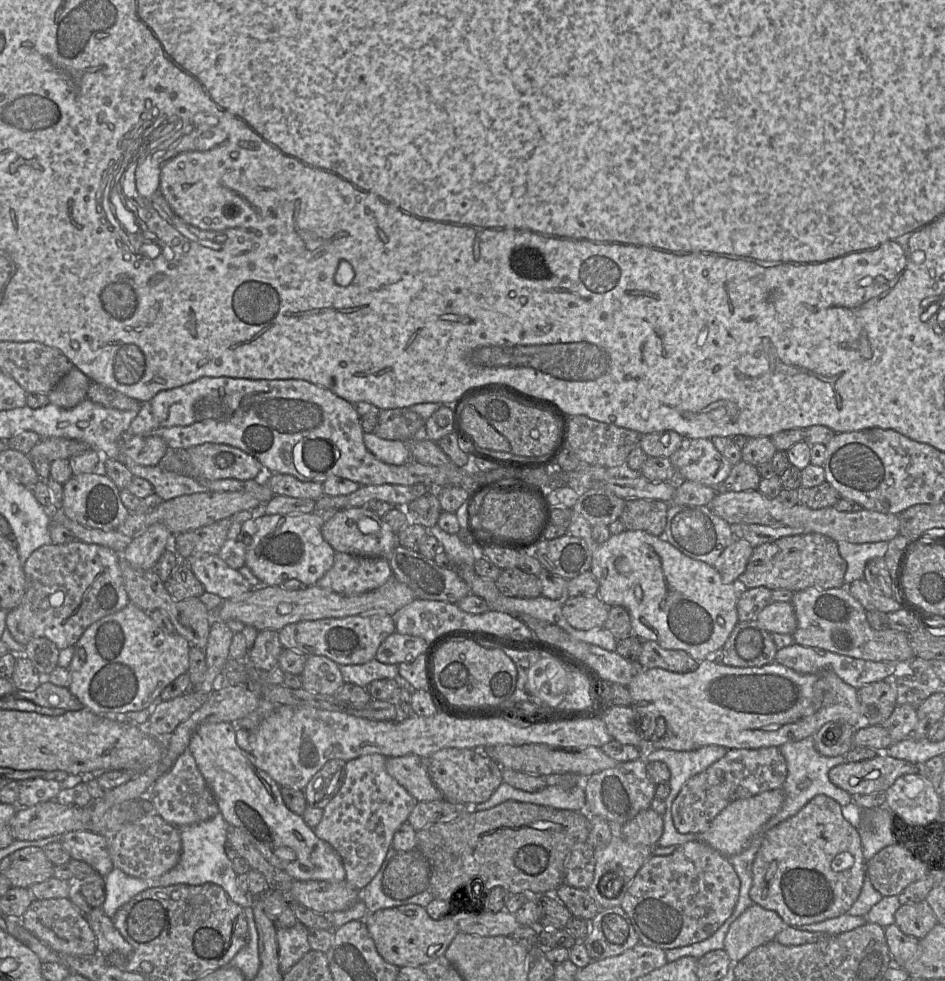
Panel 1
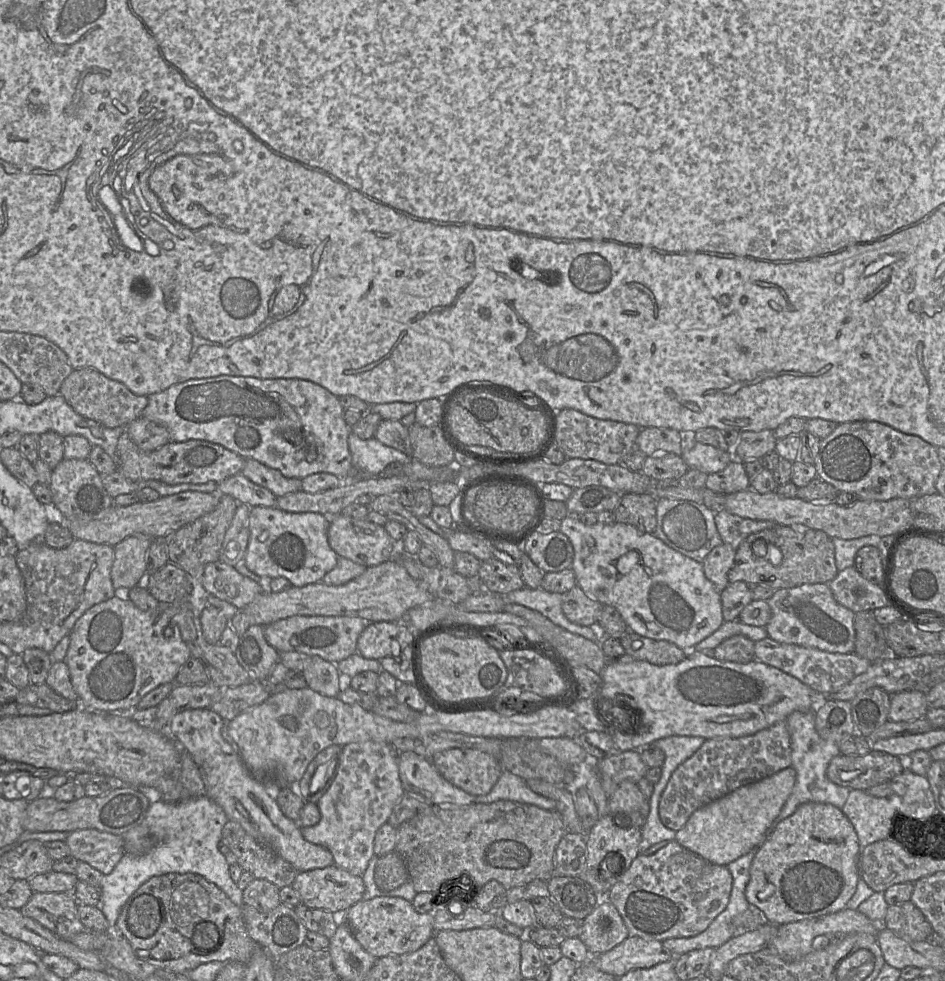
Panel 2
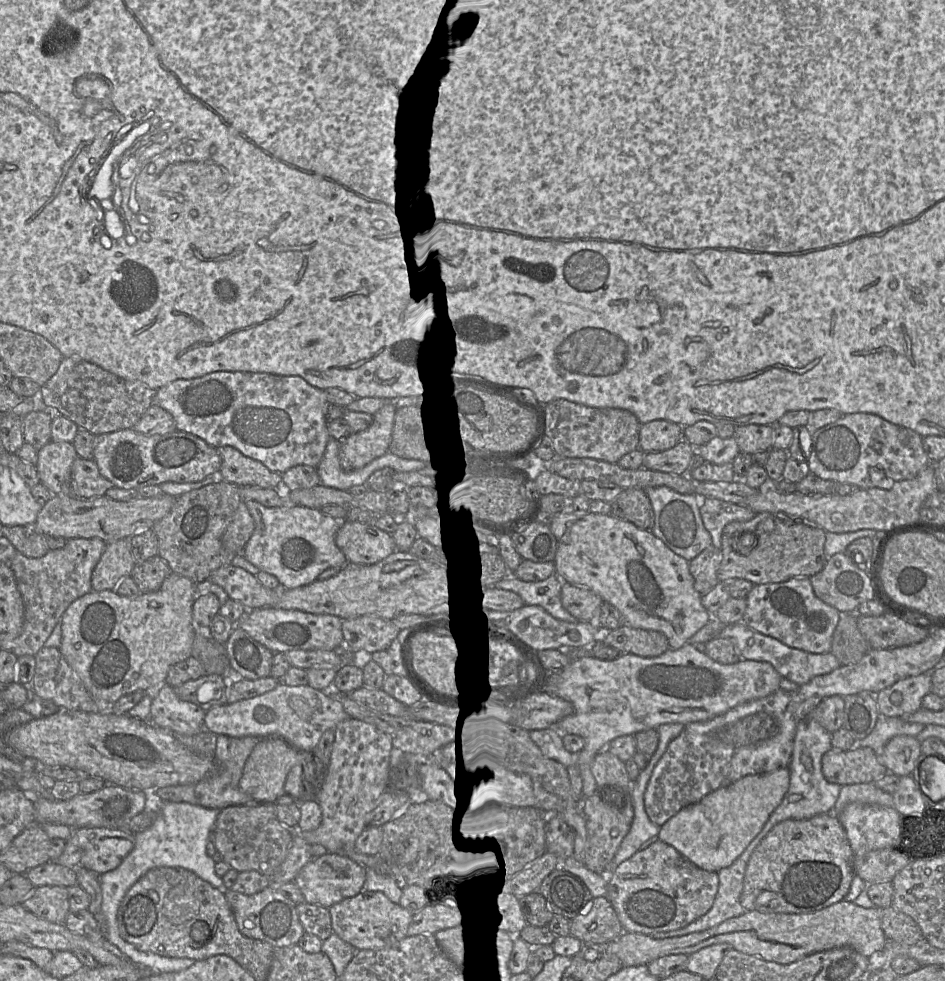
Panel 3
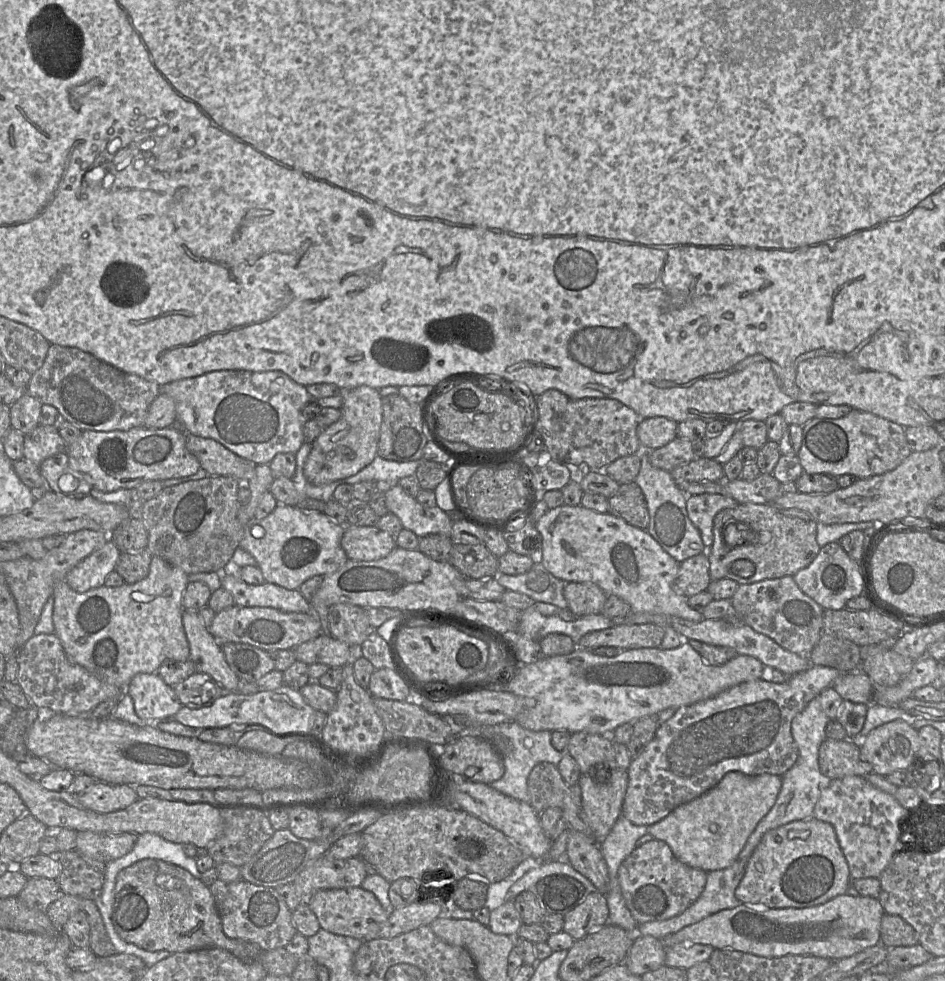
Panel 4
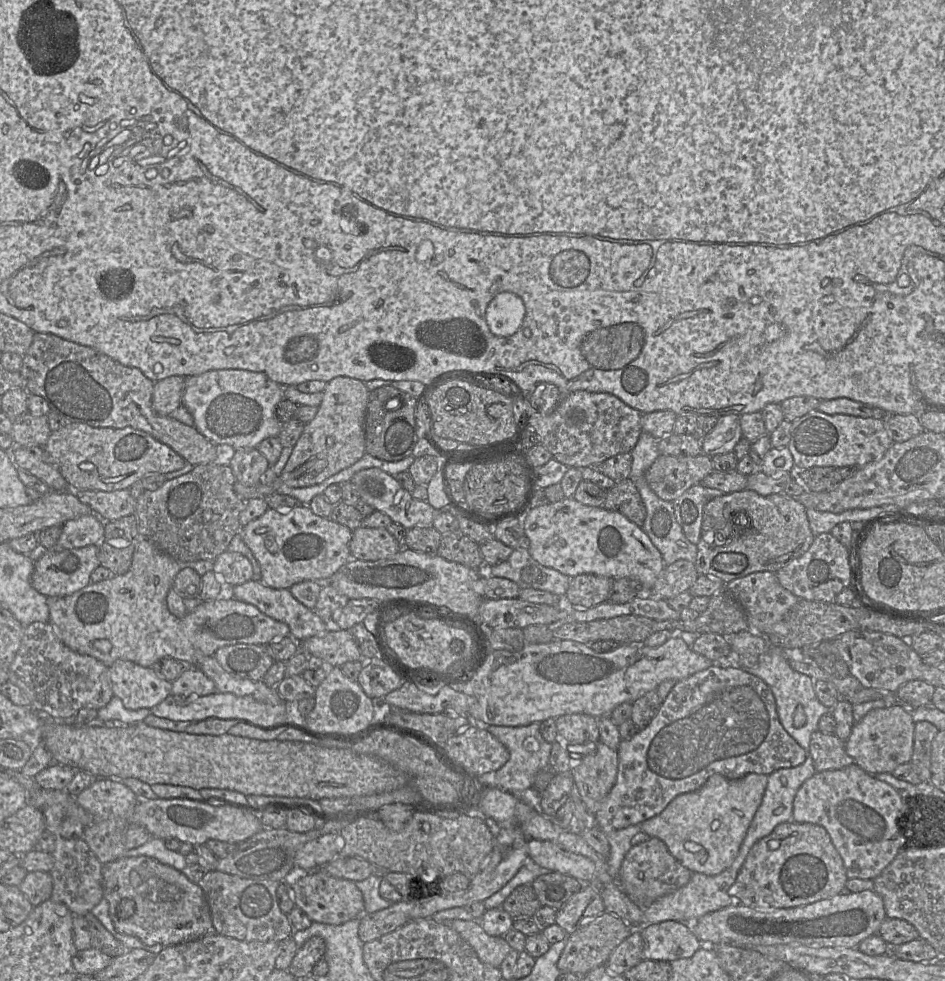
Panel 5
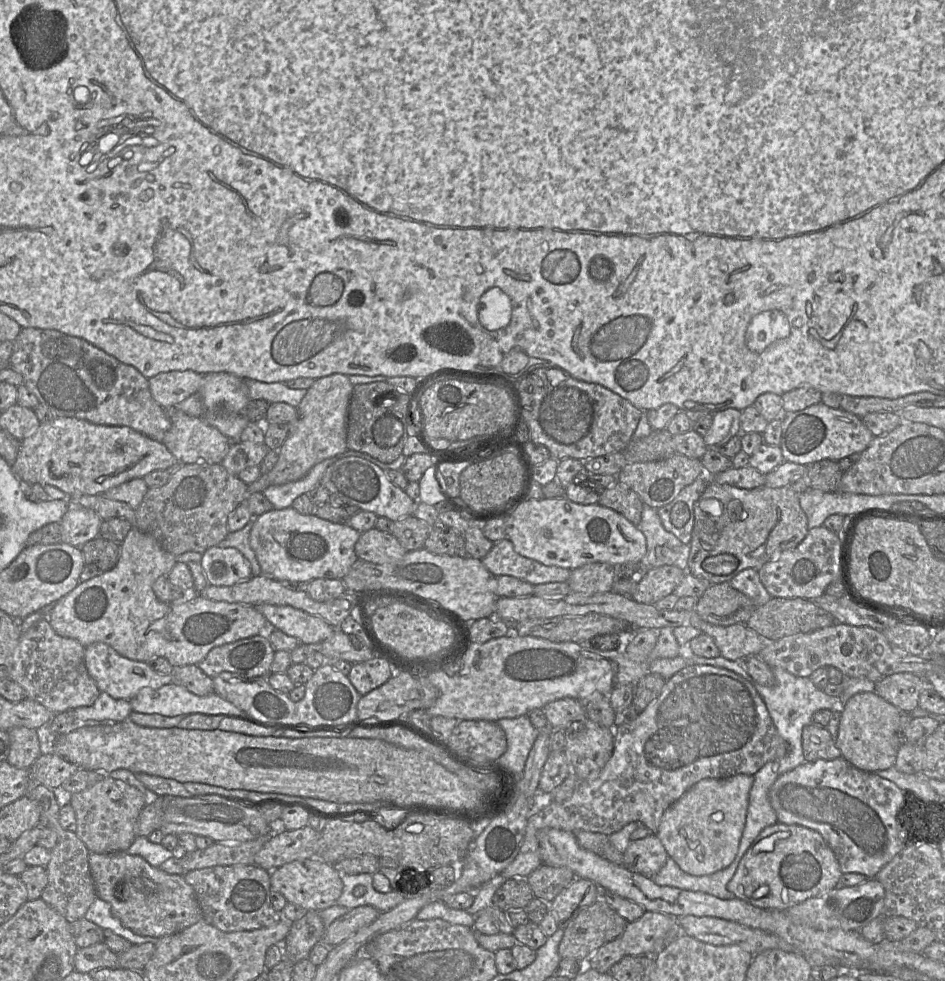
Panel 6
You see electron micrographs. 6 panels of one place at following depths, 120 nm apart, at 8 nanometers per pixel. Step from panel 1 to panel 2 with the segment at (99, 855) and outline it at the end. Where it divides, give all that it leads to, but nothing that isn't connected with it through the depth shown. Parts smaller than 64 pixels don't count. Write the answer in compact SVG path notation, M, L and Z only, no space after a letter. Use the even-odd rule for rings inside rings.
M95 829L70 832L65 842L71 856L89 864L103 875L110 874L125 855L121 836Z

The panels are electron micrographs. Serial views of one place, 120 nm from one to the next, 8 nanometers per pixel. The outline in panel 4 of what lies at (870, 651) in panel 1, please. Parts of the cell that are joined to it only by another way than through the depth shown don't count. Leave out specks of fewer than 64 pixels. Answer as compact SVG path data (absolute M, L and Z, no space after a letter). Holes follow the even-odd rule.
M793 576L740 584L731 602L736 619L790 652L809 655L823 634L824 608L803 593Z

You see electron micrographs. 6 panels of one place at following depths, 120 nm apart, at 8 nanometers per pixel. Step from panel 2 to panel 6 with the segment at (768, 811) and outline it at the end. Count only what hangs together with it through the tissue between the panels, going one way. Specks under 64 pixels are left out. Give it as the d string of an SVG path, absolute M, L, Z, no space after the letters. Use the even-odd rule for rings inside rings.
M748 774L704 778L665 810L654 834L684 872L696 876L709 875L733 861L746 821L752 784L753 776Z

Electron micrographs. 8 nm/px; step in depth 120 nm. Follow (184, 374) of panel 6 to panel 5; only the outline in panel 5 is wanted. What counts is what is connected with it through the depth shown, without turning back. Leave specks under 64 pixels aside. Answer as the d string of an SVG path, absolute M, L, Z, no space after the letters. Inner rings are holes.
M169 376L154 383L153 409L162 416L169 416L182 405L185 377Z

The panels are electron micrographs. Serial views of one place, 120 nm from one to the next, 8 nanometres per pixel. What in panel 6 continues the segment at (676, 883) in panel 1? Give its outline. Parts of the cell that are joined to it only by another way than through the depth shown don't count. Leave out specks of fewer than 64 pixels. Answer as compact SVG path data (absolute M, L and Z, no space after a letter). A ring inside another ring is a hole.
M656 836L630 841L623 853L623 865L630 871L646 877L653 877L666 863L668 854Z

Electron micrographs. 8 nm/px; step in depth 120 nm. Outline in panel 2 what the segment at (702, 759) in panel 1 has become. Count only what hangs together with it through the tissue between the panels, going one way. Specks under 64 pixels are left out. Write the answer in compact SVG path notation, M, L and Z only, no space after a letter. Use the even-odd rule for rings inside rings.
M669 736L653 742L665 755L665 760L661 767L661 776L653 792L656 794L656 801L660 800L661 794L674 770L692 756L704 741L705 739L702 737Z

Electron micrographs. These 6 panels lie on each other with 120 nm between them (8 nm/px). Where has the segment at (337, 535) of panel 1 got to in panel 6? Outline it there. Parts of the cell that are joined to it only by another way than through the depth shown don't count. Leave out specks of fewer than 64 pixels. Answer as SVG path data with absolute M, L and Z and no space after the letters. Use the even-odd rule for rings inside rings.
M372 528L360 534L355 552L359 560L387 564L402 559L407 550L391 533Z

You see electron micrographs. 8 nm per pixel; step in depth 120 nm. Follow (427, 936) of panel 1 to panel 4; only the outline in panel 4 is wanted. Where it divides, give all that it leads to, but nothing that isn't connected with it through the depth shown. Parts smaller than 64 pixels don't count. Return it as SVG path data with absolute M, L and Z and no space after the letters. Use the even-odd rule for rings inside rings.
M361 886L319 890L309 899L308 907L316 915L322 929L332 934L356 938L361 942L380 939L380 930L389 916L376 896Z

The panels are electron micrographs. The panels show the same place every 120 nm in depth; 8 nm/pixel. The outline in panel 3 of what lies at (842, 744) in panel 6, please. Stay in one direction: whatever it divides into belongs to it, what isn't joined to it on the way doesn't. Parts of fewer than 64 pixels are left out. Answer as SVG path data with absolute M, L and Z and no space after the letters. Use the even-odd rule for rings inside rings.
M898 735L889 740L878 754L889 773L900 777L911 775L921 754L921 743L916 737Z

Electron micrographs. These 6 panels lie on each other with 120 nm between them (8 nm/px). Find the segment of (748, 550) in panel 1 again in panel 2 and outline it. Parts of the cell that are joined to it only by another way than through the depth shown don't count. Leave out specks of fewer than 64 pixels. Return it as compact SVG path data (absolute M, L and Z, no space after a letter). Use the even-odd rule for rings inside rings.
M729 544L713 548L702 562L706 578L718 591L729 585L728 573L734 564L736 549Z

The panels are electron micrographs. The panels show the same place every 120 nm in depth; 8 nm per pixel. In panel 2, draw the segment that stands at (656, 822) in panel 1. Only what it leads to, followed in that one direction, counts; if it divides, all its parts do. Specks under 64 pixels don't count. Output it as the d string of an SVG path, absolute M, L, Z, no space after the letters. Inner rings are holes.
M630 780L622 781L612 796L608 797L609 813L625 813L633 824L641 828L649 815L650 804L637 786Z

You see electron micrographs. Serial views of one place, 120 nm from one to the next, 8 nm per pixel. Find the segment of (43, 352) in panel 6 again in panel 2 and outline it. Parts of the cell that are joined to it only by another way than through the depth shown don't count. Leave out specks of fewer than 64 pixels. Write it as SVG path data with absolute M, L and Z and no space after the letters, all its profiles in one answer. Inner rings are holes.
M94 368L74 369L63 381L59 394L79 415L105 427L128 426L138 419L148 404L148 397L136 395L123 383L106 377ZM245 458L241 474L255 484L270 490L277 498L302 491L301 479L285 477L280 471L252 458Z

